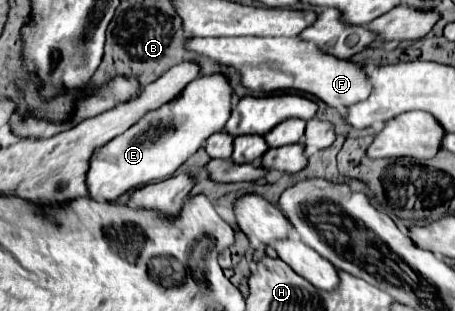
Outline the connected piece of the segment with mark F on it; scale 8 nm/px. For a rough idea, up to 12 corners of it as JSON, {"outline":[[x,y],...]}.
{"outline":[[191,38],[261,94],[297,90],[347,108],[363,66],[301,38]]}

